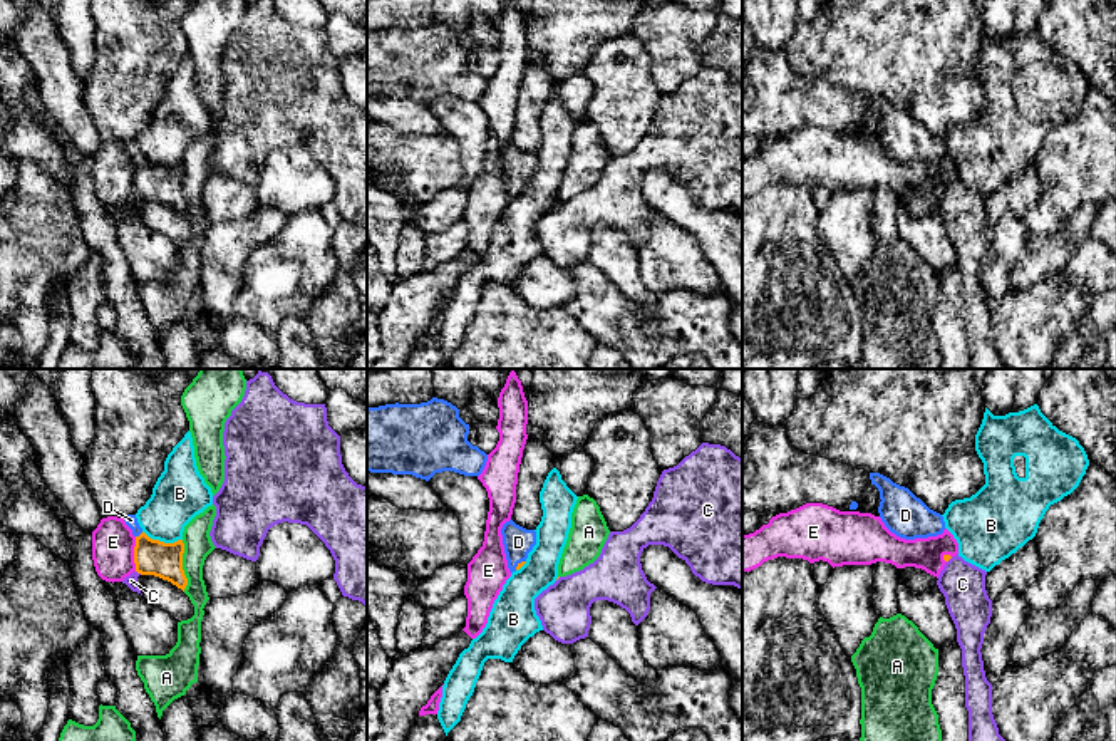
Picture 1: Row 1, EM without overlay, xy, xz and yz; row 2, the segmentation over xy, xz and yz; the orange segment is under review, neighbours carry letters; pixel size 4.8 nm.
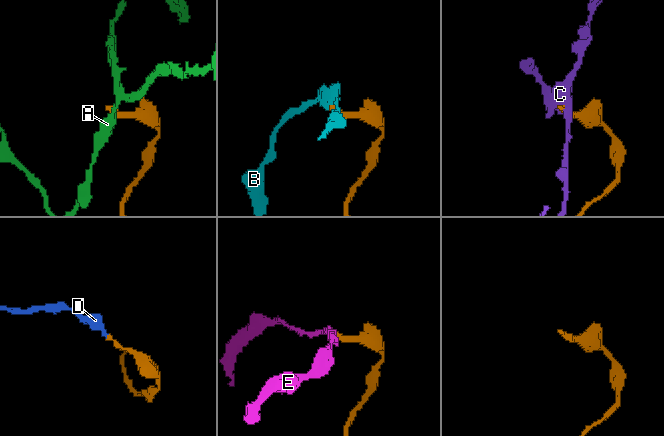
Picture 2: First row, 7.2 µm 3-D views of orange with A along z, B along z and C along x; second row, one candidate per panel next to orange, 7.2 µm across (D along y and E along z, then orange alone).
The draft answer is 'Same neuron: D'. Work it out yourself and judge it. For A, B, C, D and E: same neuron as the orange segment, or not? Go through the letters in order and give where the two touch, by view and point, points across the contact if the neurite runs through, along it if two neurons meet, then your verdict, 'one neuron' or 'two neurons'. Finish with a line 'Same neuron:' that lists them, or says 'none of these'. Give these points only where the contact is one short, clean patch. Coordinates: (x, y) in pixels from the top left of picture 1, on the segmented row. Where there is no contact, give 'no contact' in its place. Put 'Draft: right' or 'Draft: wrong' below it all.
A: xy (181, 565) | along xy (181, 540), (185, 590) | two neurons
B: xy (163, 542) | along xy (143, 530), (149, 537), (165, 542), (181, 540) | two neurons
C: xy (139, 572) | two neurons
D: xy (141, 533) | across xy (151, 557), (141, 533), (131, 520) | one neuron
E: xy (134, 554) | along xy (136, 537), (134, 570) | two neurons
Same neuron: D
Draft: right

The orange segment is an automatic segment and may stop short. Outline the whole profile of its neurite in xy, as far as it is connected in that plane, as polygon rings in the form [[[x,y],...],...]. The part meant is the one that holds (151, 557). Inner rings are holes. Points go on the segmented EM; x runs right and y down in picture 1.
[[[136,515],[124,516],[124,521],[136,536],[136,572],[141,575],[154,575],[163,580],[168,580],[184,592],[188,578],[183,570],[183,540],[178,540],[174,543],[164,543],[149,538],[139,526]]]

